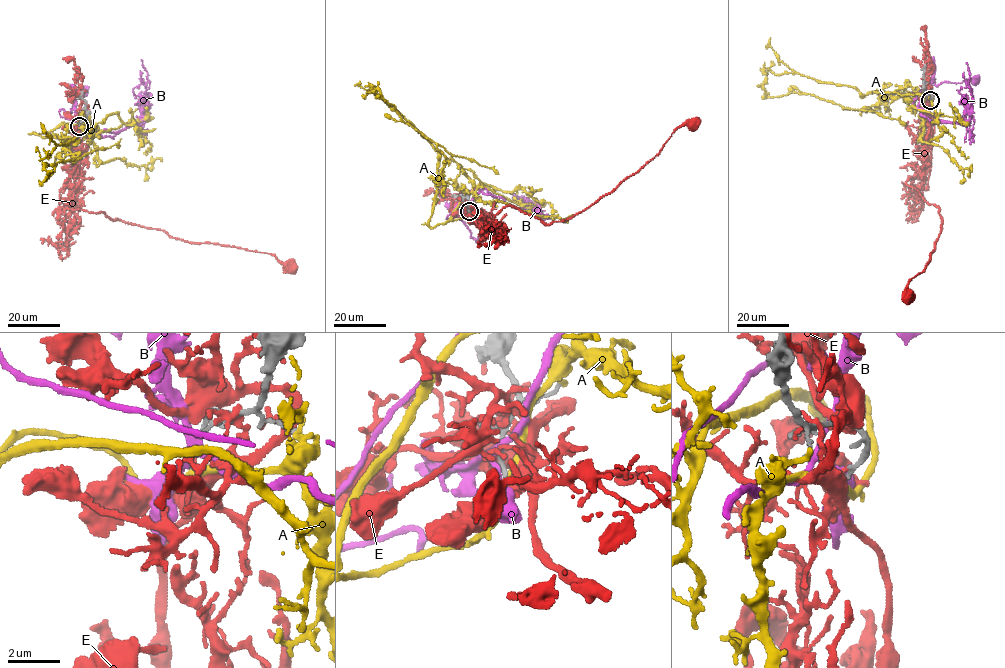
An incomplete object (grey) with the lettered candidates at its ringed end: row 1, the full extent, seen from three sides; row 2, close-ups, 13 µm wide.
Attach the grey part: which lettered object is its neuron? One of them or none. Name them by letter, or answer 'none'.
none

